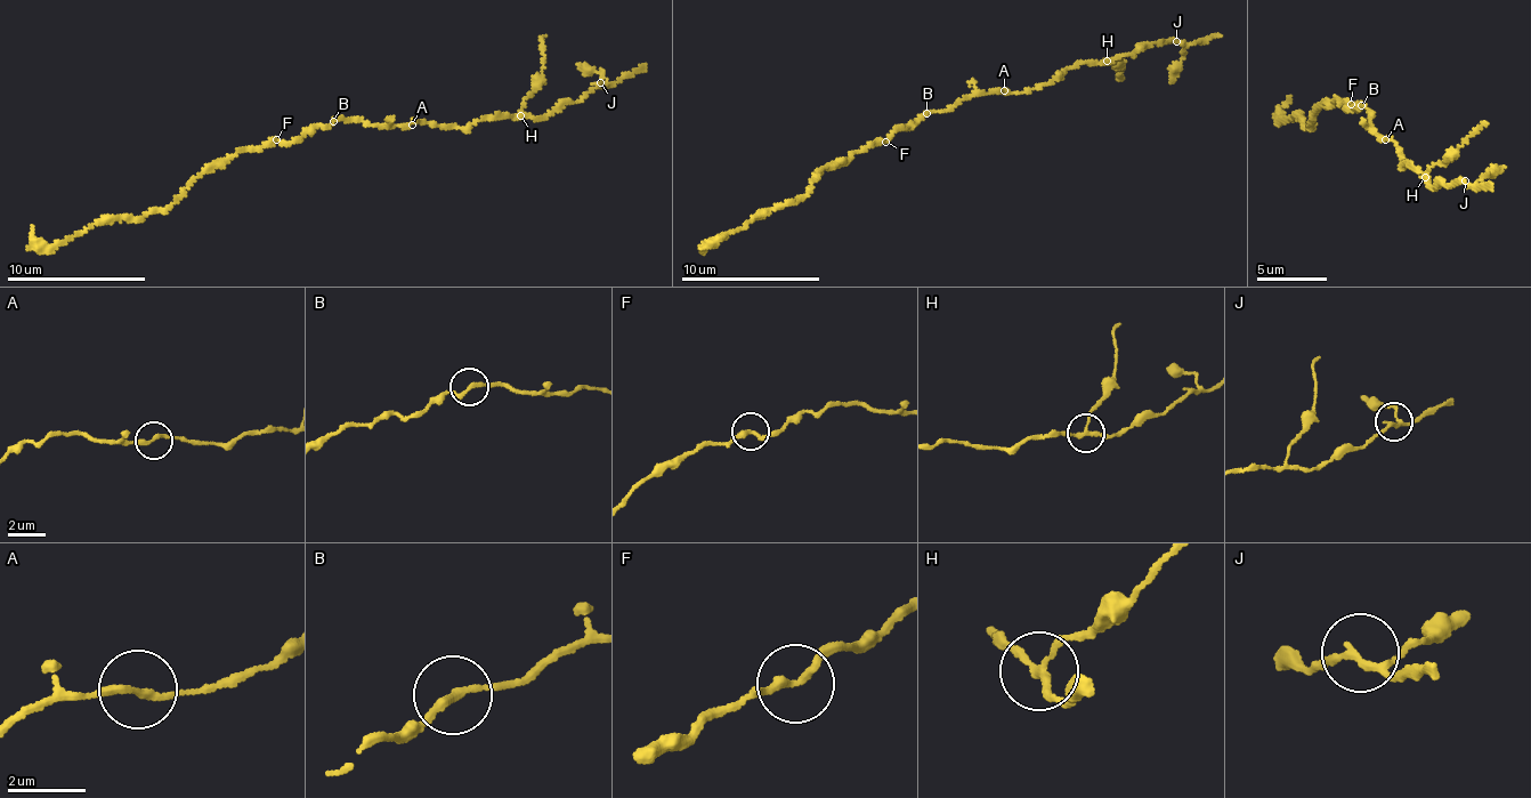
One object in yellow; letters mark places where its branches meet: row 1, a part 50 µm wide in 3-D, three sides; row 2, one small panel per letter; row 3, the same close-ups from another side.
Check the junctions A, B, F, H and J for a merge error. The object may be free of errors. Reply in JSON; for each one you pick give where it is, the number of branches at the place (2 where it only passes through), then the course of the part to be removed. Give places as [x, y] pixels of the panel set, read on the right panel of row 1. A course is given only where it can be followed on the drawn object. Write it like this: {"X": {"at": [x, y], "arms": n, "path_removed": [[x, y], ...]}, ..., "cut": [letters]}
{"H": {"at": [1425, 177], "arms": 3, "path_removed": [[1424, 176], [1488, 123]]}, "cut": ["H"]}

